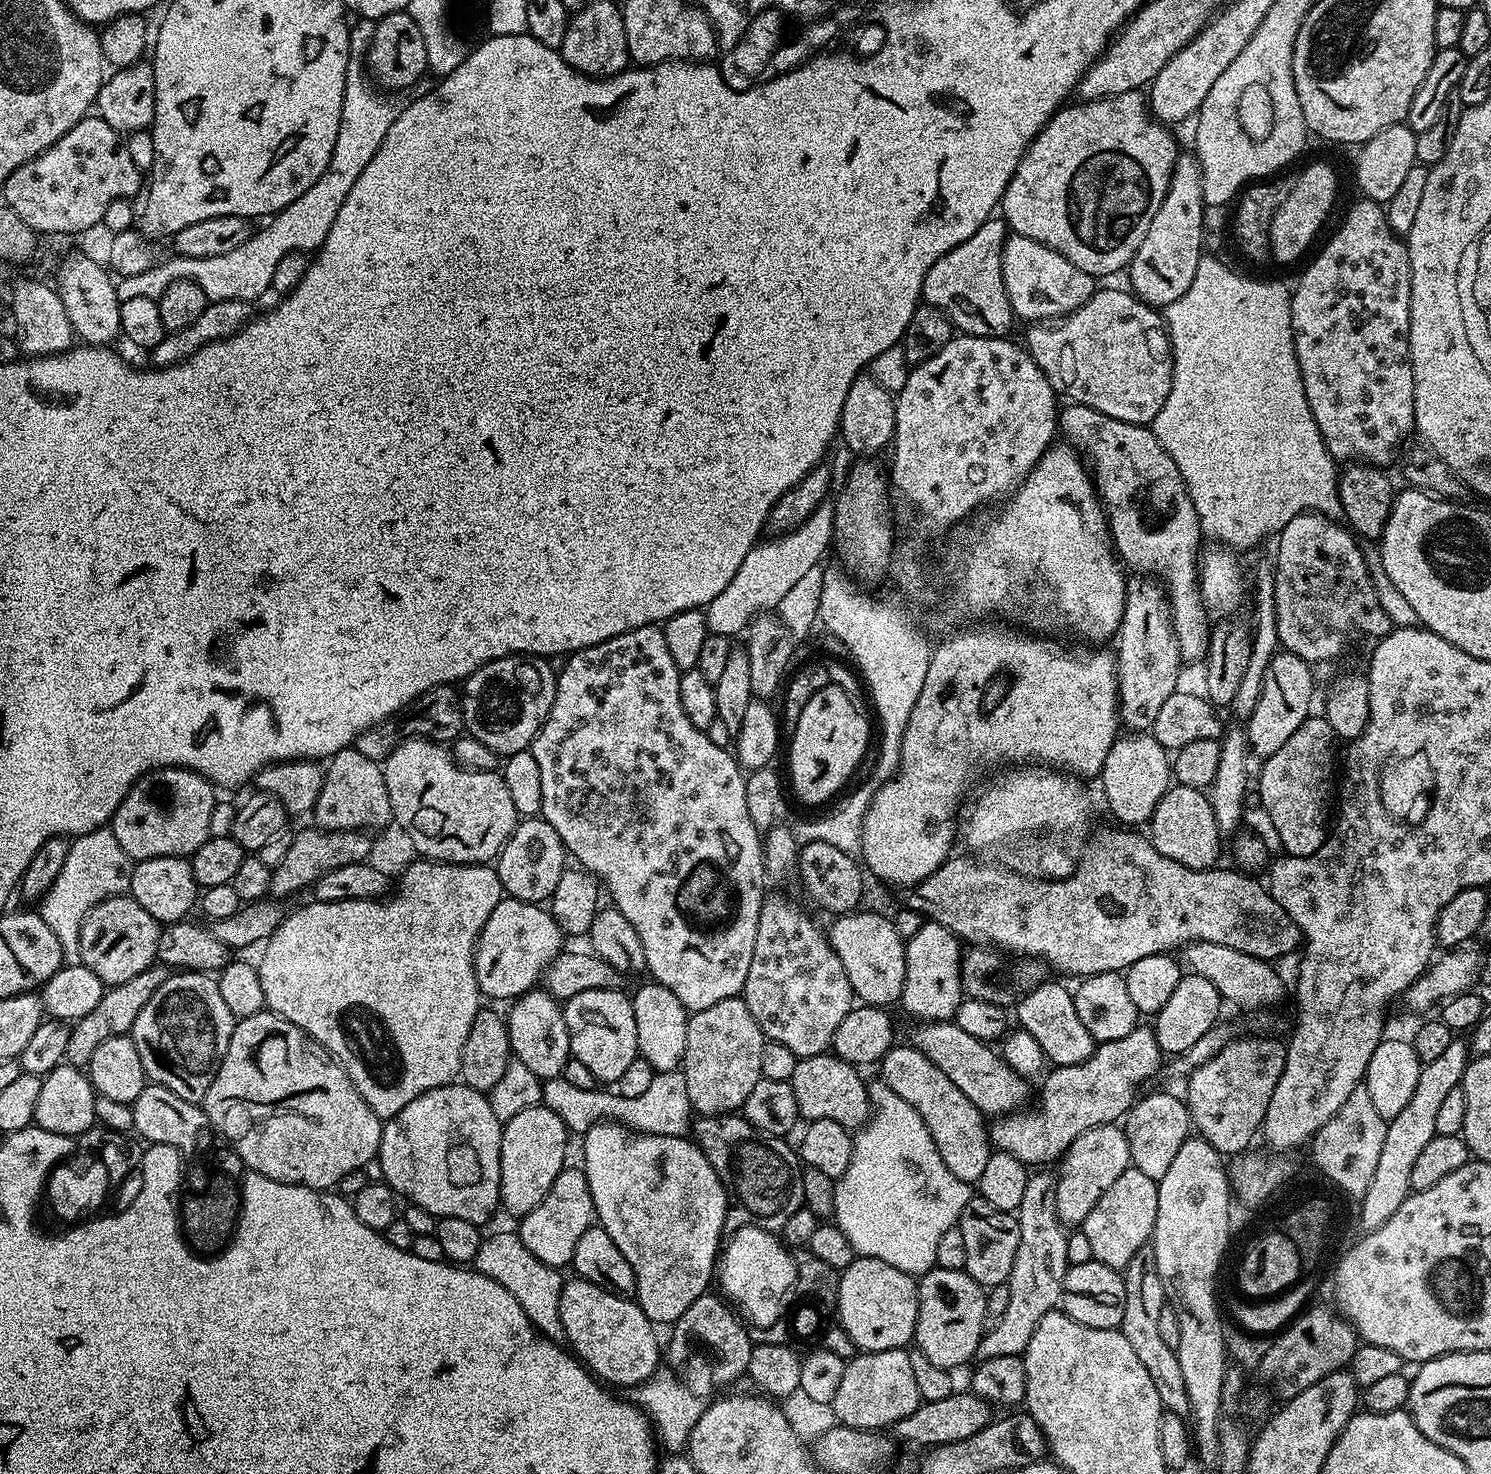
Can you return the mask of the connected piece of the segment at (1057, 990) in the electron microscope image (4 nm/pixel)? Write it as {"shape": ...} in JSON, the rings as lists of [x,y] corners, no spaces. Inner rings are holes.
{"shape":[[[1045,982],[1039,984],[1034,990],[1025,992],[1014,1005],[1014,1020],[1023,1031],[1028,1032],[1038,1046],[1042,1046],[1044,1059],[1049,1065],[1061,1068],[1074,1066],[1086,1062],[1097,1046],[1097,1040],[1082,1026],[1078,1014],[1074,1010],[1072,992],[1064,989],[1060,984]]]}

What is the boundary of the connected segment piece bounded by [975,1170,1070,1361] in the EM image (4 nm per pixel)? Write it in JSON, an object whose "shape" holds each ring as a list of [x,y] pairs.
{"shape":[[[1048,1170],[1037,1172],[1040,1172],[1037,1176],[1036,1173],[1029,1175],[1026,1194],[1022,1194],[1018,1209],[1018,1254],[1014,1254],[1014,1266],[1006,1281],[1010,1290],[1010,1306],[1006,1306],[1006,1314],[998,1326],[980,1337],[975,1354],[977,1361],[1023,1354],[1026,1346],[1030,1346],[1030,1338],[1034,1338],[1038,1322],[1042,1322],[1042,1318],[1060,1304],[1060,1296],[1064,1293],[1064,1276],[1070,1267],[1066,1258],[1068,1232],[1056,1213],[1056,1176]]]}

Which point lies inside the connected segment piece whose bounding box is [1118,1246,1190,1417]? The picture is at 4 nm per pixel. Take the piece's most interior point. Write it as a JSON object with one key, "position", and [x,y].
{"position":[1145,1301]}

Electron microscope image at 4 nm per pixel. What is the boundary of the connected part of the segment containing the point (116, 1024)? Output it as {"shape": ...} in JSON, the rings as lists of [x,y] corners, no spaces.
{"shape":[[[153,966],[142,970],[142,974],[134,974],[130,982],[113,984],[104,991],[102,1002],[98,1002],[98,1006],[94,1006],[94,1010],[90,1010],[86,1018],[75,1021],[71,1025],[70,1042],[66,1046],[67,1063],[81,1070],[87,1069],[90,1058],[94,1058],[94,1050],[98,1050],[98,1046],[102,1046],[106,1038],[129,1035],[134,1026],[134,1018],[142,1014],[142,1006],[146,1006],[146,1002],[154,998],[154,990],[158,990],[158,986],[162,986],[162,982],[166,982],[169,975],[167,967]]]}

